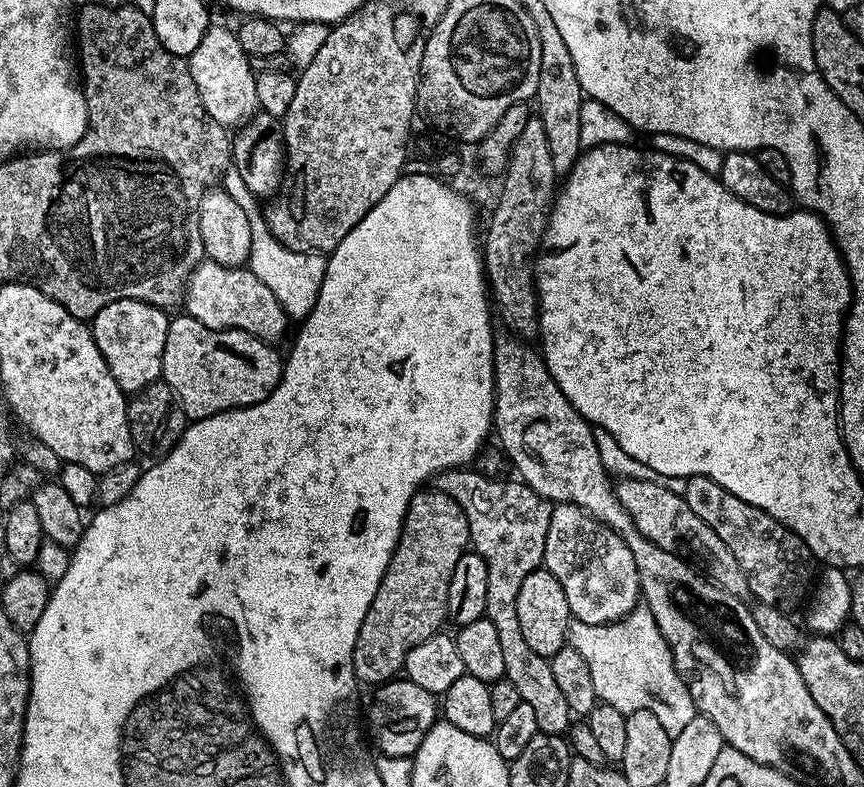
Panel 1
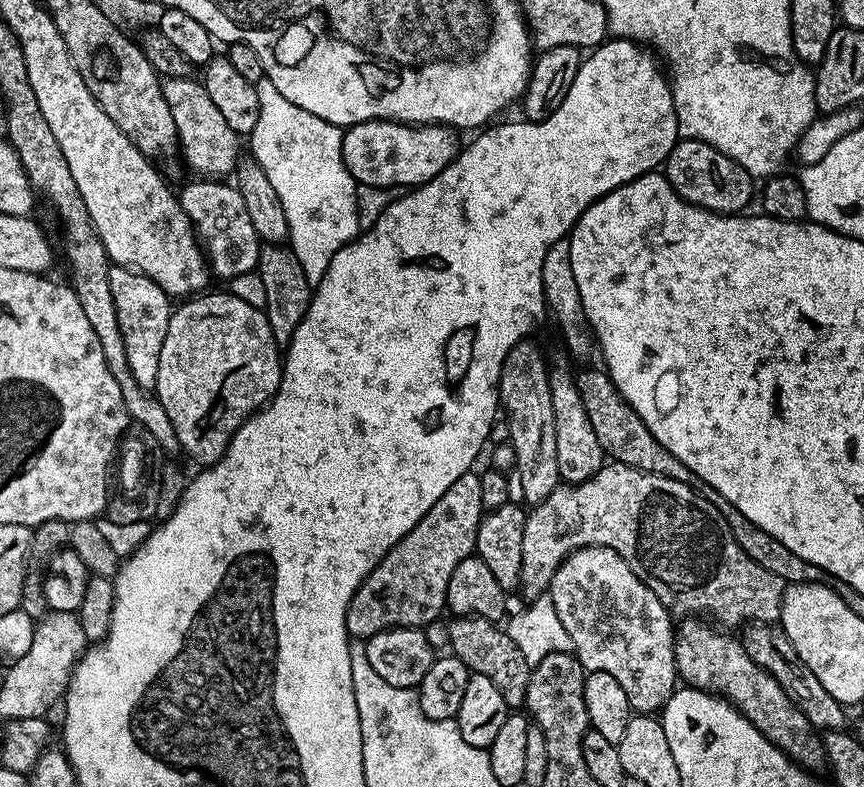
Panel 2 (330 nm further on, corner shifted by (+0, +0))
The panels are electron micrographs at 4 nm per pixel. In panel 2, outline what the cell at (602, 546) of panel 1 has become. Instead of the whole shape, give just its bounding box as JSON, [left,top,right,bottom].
[547,546,678,714]

